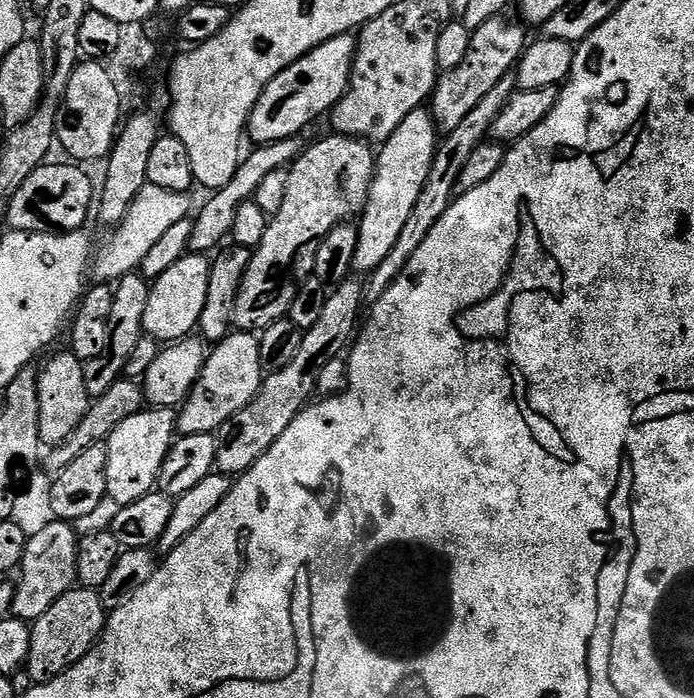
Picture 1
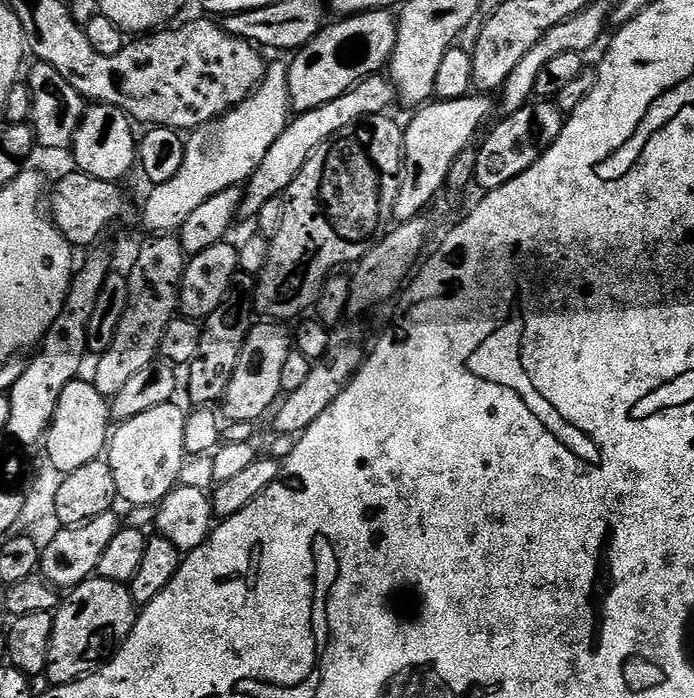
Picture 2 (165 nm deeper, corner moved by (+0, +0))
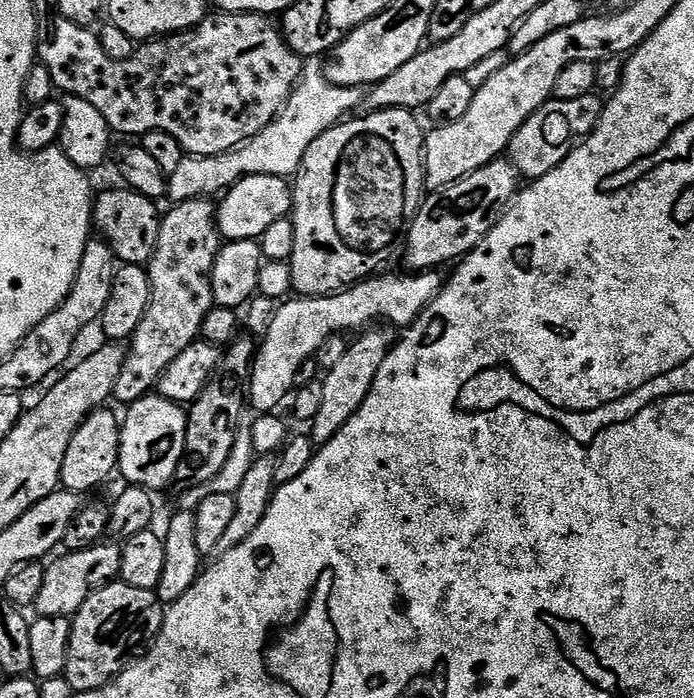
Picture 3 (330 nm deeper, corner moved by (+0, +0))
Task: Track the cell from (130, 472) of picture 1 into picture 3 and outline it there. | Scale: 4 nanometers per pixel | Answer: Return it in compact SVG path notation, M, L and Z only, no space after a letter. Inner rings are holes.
M149 394L131 404L125 412L128 413L122 416L120 426L119 475L122 474L133 487L158 492L175 479L177 464L185 448L187 411L158 394Z

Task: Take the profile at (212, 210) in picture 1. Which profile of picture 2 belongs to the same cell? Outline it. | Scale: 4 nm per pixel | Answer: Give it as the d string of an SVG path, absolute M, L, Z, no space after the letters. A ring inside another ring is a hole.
M377 74L359 80L355 88L334 98L334 102L326 102L314 110L293 115L289 119L286 131L278 138L278 142L274 142L274 146L270 146L266 158L262 158L262 166L258 166L258 170L254 170L254 174L246 182L243 189L244 200L240 203L240 216L255 221L262 206L266 206L270 198L278 198L287 193L288 187L294 182L294 178L298 178L302 166L306 166L306 162L312 157L314 150L318 150L318 146L322 146L334 134L360 123L368 116L385 115L392 100L396 99L396 89L391 79L387 75Z

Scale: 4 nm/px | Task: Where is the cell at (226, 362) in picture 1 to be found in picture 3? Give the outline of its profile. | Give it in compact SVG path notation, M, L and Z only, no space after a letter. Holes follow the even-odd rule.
M436 270L407 274L408 276L376 274L353 284L350 290L334 292L331 296L306 296L281 303L272 316L268 333L259 341L258 351L252 362L252 375L246 385L246 396L251 407L253 404L260 414L275 413L278 409L276 407L284 399L284 403L289 399L298 368L307 359L315 357L316 351L331 336L367 329L378 319L392 326L412 324L418 319L422 309L439 294L442 287L440 274Z

